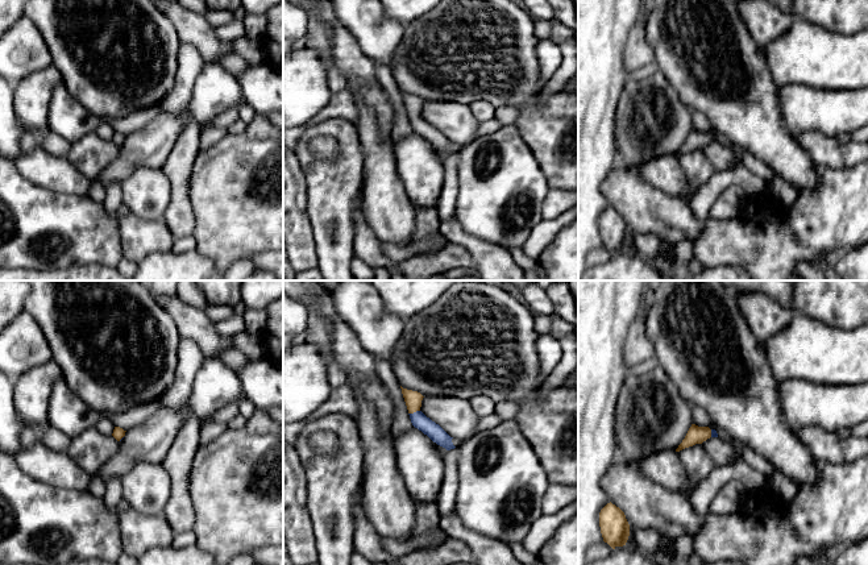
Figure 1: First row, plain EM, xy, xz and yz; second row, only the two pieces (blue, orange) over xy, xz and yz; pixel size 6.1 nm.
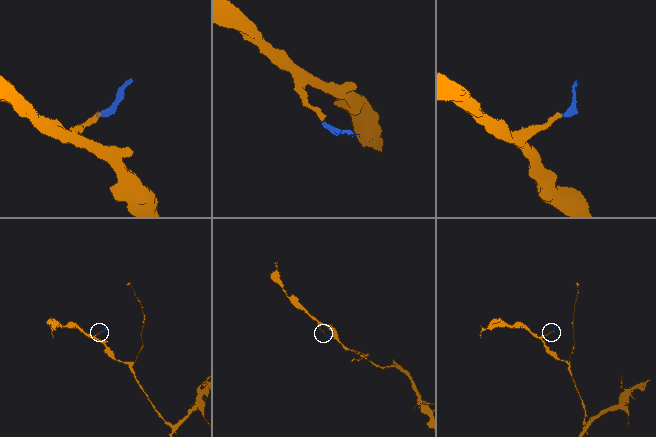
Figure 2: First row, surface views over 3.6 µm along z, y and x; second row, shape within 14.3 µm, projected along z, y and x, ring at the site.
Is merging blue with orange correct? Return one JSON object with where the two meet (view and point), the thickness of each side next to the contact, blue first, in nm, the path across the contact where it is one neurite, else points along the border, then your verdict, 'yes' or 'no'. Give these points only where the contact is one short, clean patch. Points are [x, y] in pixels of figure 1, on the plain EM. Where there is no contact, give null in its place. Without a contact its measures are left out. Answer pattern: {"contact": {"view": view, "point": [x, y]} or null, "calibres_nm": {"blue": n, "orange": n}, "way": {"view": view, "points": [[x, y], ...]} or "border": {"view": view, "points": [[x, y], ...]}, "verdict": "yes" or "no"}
{"contact": {"view": "xz", "point": [414, 117]}, "calibres_nm": {"blue": 100, "orange": 100}, "way": {"view": "xz", "points": [[435, 137], [414, 117], [412, 104]]}, "verdict": "yes"}

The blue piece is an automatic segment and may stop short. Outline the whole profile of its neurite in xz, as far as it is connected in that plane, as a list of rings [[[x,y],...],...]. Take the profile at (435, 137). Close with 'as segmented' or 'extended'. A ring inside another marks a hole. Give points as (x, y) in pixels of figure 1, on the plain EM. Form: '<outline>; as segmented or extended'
[[[402,91],[400,94],[412,130],[447,155],[454,154],[456,151],[452,148],[453,142],[420,116],[424,101],[418,96],[407,95]]]; extended

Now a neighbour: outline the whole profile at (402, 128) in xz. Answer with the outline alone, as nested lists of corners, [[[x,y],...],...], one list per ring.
[[[374,62],[375,75],[382,88],[387,92],[395,112],[395,124],[391,130],[391,141],[395,145],[402,138],[412,133],[408,115],[402,99],[400,90],[393,76],[390,66]]]

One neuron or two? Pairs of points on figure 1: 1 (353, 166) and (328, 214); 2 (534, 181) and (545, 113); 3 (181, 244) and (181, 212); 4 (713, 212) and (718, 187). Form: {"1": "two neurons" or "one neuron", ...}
{"1": "one neuron", "2": "two neurons", "3": "two neurons", "4": "two neurons"}

